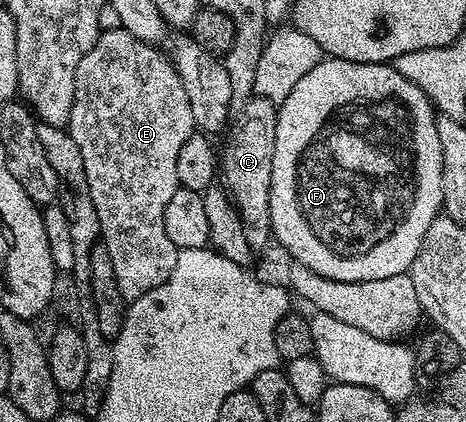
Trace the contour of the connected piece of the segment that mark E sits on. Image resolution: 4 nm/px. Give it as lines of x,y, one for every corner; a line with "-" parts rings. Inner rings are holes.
104,29
95,46
77,64
73,108
67,126
73,140
77,140
77,148
81,148
85,180
89,180
93,208
97,208
101,244
109,248
121,296
130,300
153,292
157,284
165,284
169,272
173,272
173,264
177,264
179,250
165,233
165,207
173,192
181,188
177,180
177,156
197,127
185,84
181,84
181,76
177,76
177,68
166,53
160,47
137,40
127,30
114,29

